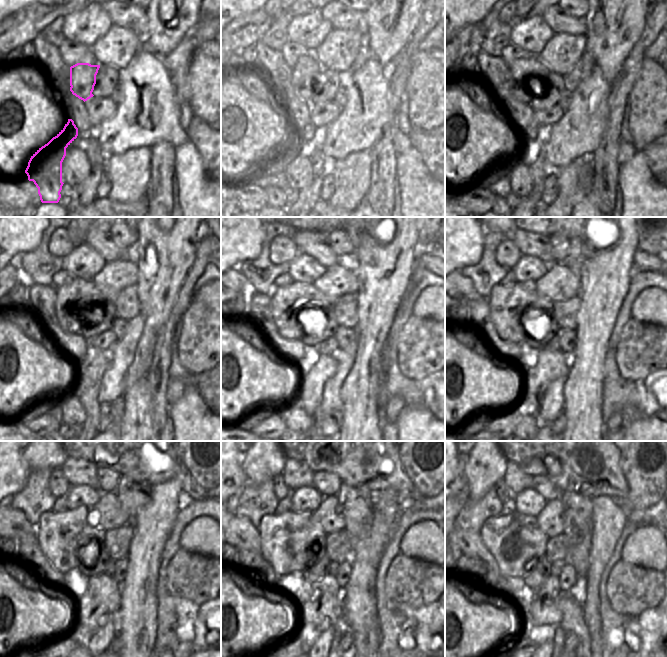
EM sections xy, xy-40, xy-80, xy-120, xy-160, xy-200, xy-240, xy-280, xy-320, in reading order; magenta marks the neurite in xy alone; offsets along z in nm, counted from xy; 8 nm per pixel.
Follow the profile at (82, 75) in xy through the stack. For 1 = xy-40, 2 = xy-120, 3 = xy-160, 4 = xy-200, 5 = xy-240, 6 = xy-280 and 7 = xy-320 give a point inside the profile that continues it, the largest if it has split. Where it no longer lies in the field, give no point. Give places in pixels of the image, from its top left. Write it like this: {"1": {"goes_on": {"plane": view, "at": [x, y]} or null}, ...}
{"1": {"goes_on": {"plane": "xy-40", "at": [306, 72]}}, "2": {"goes_on": {"plane": "xy-120", "at": [75, 296]}}, "3": {"goes_on": {"plane": "xy-160", "at": [299, 296]}}, "4": {"goes_on": {"plane": "xy-200", "at": [508, 306]}}, "5": {"goes_on": {"plane": "xy-240", "at": [67, 540]}}, "6": {"goes_on": {"plane": "xy-280", "at": [289, 541]}}, "7": {"goes_on": {"plane": "xy-320", "at": [515, 541]}}}

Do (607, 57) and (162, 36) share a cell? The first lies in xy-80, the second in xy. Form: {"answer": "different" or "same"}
{"answer": "same"}

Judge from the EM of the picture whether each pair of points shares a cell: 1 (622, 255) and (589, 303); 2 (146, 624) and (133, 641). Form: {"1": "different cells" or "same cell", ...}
{"1": "same cell", "2": "same cell"}

